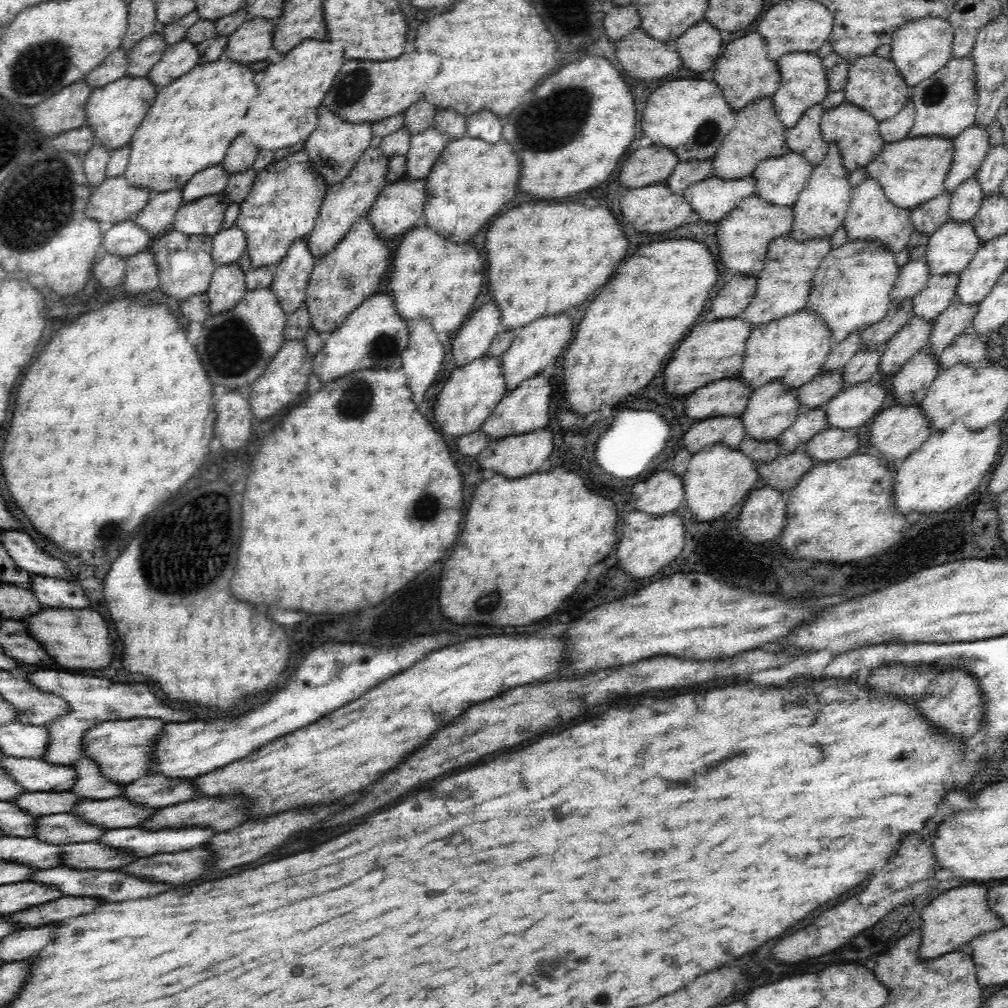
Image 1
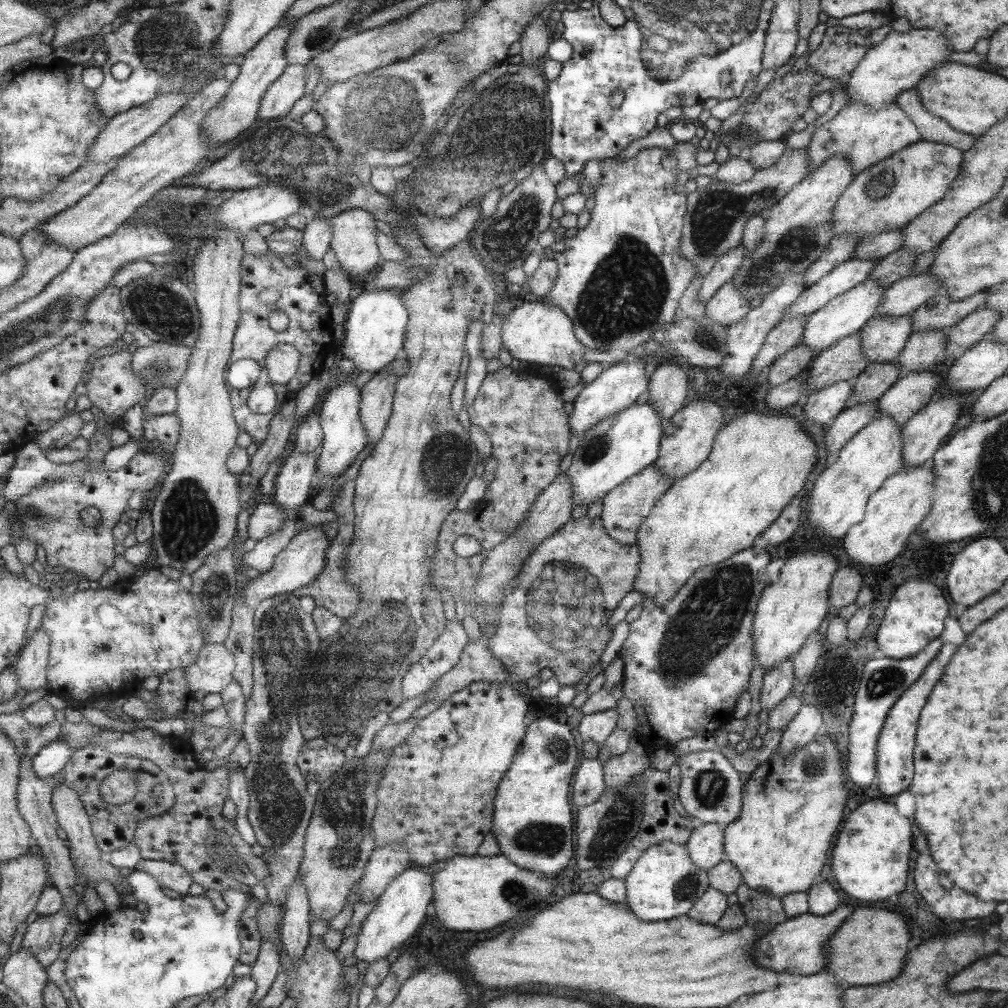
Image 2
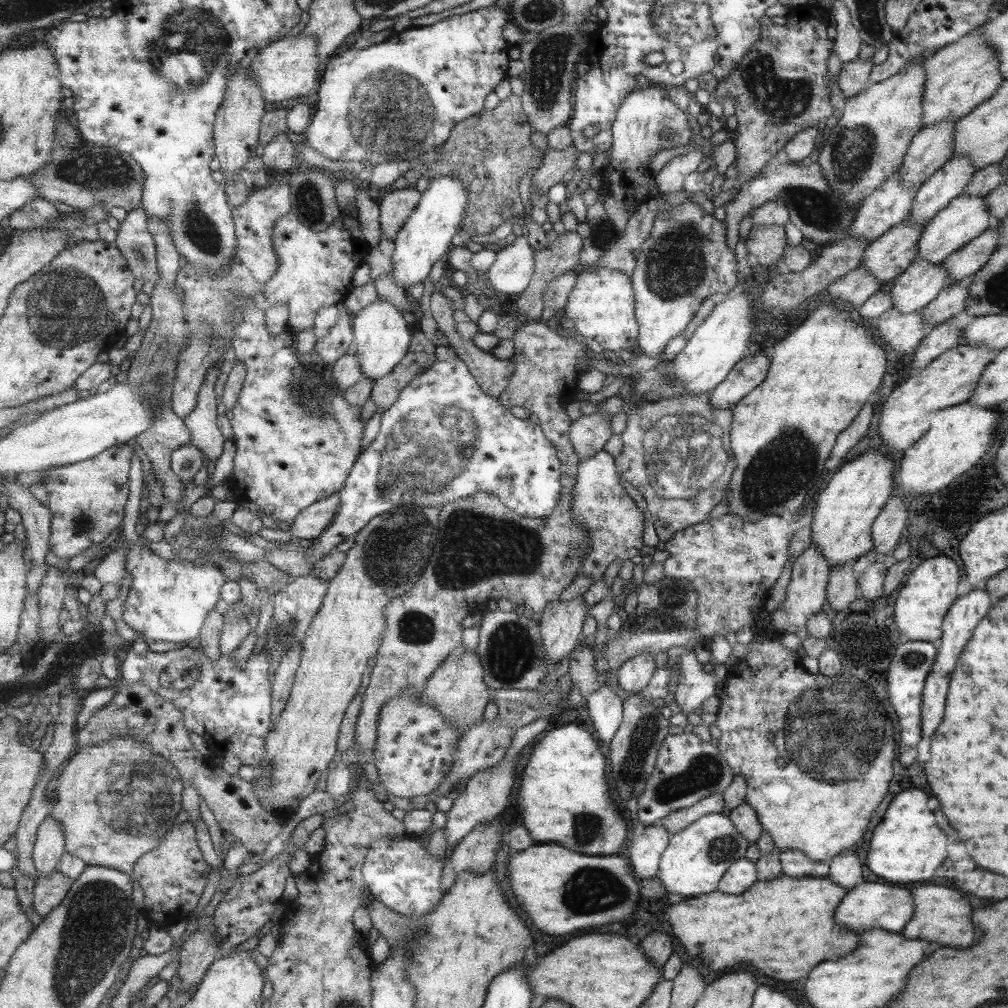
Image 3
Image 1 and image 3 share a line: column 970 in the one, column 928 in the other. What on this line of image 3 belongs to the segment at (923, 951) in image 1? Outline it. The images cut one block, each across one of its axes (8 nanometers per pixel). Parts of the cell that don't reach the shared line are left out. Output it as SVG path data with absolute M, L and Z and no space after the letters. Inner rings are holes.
M921 886L913 890L915 894L915 918L904 928L901 934L907 938L923 938L929 942L939 942L943 946L971 946L981 938L981 932L971 924L971 904L957 892L943 886Z

